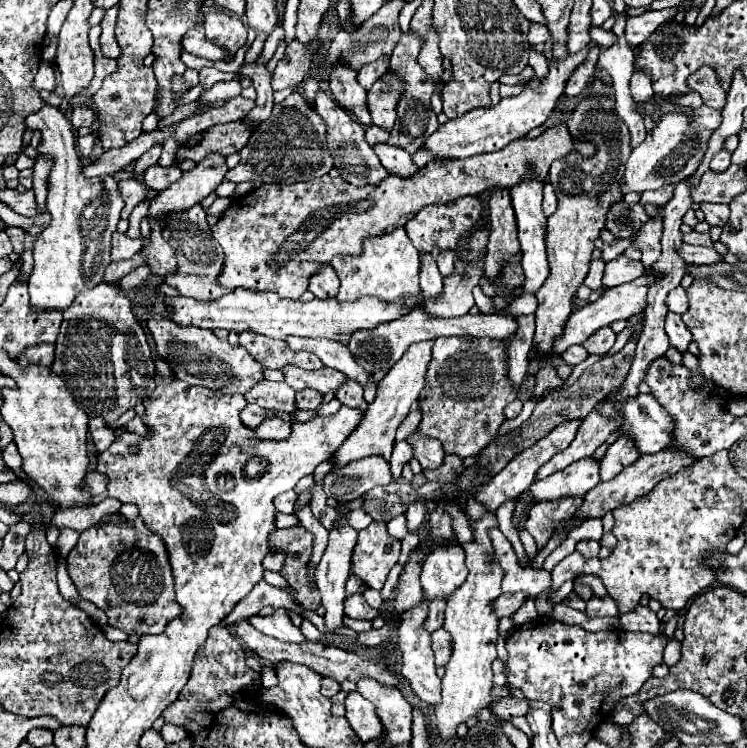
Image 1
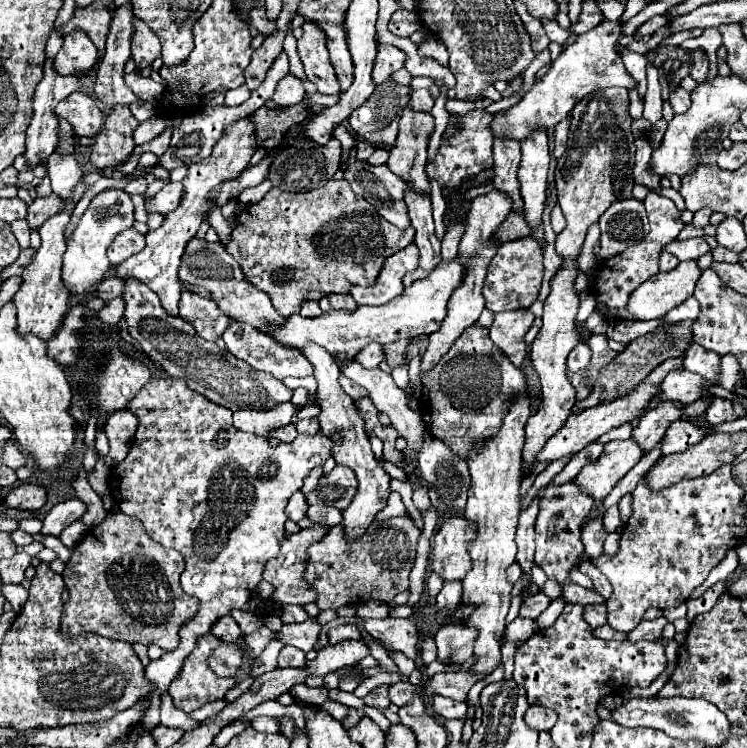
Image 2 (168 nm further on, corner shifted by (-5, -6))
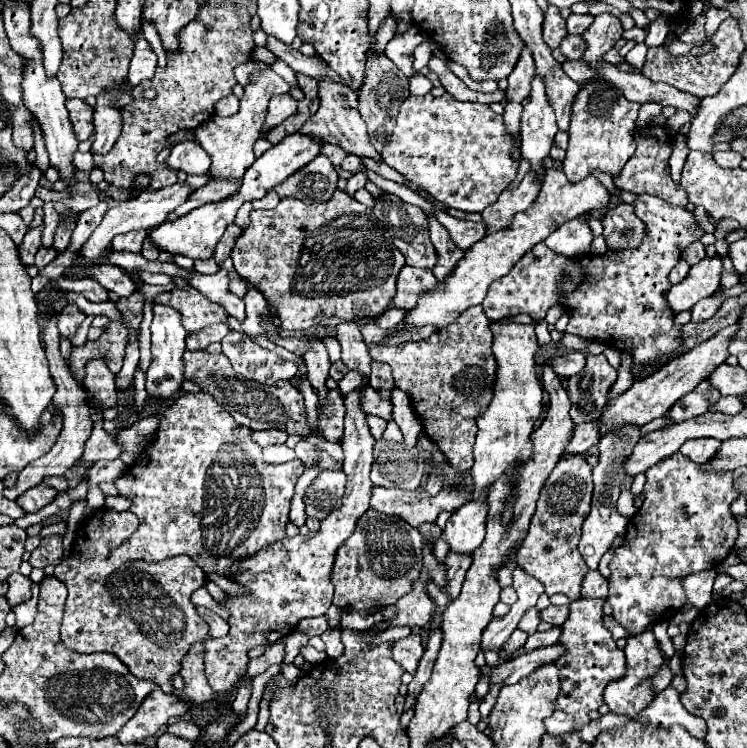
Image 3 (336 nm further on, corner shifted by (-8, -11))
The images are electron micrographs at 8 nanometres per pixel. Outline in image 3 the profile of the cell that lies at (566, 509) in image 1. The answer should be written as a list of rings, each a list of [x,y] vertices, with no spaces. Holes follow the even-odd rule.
[[[566,451],[540,491],[540,499],[528,535],[524,537],[518,549],[518,565],[530,575],[534,575],[544,585],[548,595],[564,593],[572,601],[582,597],[580,583],[588,567],[578,551],[578,541],[580,541],[580,527],[590,511],[590,503],[592,503],[592,467],[586,463],[582,455]]]

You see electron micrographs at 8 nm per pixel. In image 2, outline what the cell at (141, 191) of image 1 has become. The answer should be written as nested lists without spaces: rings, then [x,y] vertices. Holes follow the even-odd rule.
[[[169,182],[167,186],[163,186],[163,190],[159,194],[155,194],[155,198],[147,200],[145,206],[151,212],[169,214],[169,212],[173,212],[181,204],[181,198],[183,198],[183,186],[181,186],[181,182],[179,184]]]

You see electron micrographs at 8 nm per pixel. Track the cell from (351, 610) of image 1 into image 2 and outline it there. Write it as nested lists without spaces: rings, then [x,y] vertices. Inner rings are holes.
[[[383,618],[383,620],[365,620],[365,630],[381,640],[383,646],[391,652],[401,652],[407,658],[415,660],[419,654],[419,632],[413,620],[409,618]]]

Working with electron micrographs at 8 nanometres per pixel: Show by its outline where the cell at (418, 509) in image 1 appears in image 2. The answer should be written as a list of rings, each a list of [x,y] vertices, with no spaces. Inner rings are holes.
[[[425,486],[417,488],[417,490],[413,492],[413,502],[415,502],[415,506],[417,506],[419,510],[427,510],[427,508],[431,506],[431,502],[429,502],[429,490],[427,490]]]

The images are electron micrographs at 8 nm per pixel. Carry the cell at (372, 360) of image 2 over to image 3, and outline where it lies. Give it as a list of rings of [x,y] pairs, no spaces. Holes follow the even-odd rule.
[[[348,371],[348,373],[340,379],[338,387],[340,387],[342,395],[348,395],[350,391],[360,389],[360,387],[362,387],[362,383],[366,383],[366,381],[368,381],[368,379],[360,379],[360,375],[356,375],[356,371]]]

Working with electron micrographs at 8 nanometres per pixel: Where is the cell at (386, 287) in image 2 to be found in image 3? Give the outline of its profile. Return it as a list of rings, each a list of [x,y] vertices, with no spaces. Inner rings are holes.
[[[404,265],[398,281],[396,281],[396,295],[392,299],[392,305],[398,309],[412,309],[416,305],[416,295],[426,291],[436,283],[436,277],[428,269],[416,269]]]

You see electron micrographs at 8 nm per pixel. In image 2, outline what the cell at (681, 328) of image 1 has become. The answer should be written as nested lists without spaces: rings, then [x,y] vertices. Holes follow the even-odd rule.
[[[693,342],[693,346],[689,346],[689,354],[683,356],[683,362],[685,362],[685,370],[703,376],[711,384],[719,382],[719,372],[721,372],[721,368],[719,368],[721,356],[719,354],[705,350]]]

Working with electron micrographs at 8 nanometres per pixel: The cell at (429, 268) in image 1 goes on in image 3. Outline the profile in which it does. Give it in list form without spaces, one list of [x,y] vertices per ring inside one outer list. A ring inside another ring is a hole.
[[[388,309],[378,317],[378,325],[382,329],[391,329],[403,319],[405,314],[406,311],[403,309]]]

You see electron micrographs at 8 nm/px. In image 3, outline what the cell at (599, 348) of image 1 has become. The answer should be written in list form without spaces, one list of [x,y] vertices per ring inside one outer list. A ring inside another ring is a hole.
[[[588,353],[586,367],[568,379],[568,395],[572,401],[570,417],[576,425],[594,421],[606,405],[608,391],[616,381],[616,369],[604,359],[604,353]]]

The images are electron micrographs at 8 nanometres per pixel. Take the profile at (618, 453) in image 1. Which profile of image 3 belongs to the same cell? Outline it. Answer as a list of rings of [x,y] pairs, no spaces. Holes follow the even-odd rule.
[[[702,381],[700,385],[696,385],[694,391],[684,395],[684,399],[678,399],[674,403],[674,407],[668,409],[668,413],[664,417],[668,419],[670,425],[682,423],[686,419],[692,419],[692,417],[706,413],[708,407],[714,405],[718,399],[720,399],[720,393],[714,387],[710,387],[708,381]]]

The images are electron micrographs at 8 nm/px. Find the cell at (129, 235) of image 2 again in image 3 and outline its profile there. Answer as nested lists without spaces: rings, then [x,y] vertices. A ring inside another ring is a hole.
[[[130,231],[124,235],[116,235],[116,239],[112,239],[112,251],[132,251],[132,253],[140,253],[142,251],[142,241],[146,237],[146,231]]]

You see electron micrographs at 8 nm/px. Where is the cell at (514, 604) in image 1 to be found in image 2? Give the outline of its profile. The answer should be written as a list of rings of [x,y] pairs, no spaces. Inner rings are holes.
[[[537,592],[537,594],[529,596],[521,604],[521,616],[525,616],[525,618],[537,618],[549,604],[551,604],[551,598],[547,598],[543,592]]]

